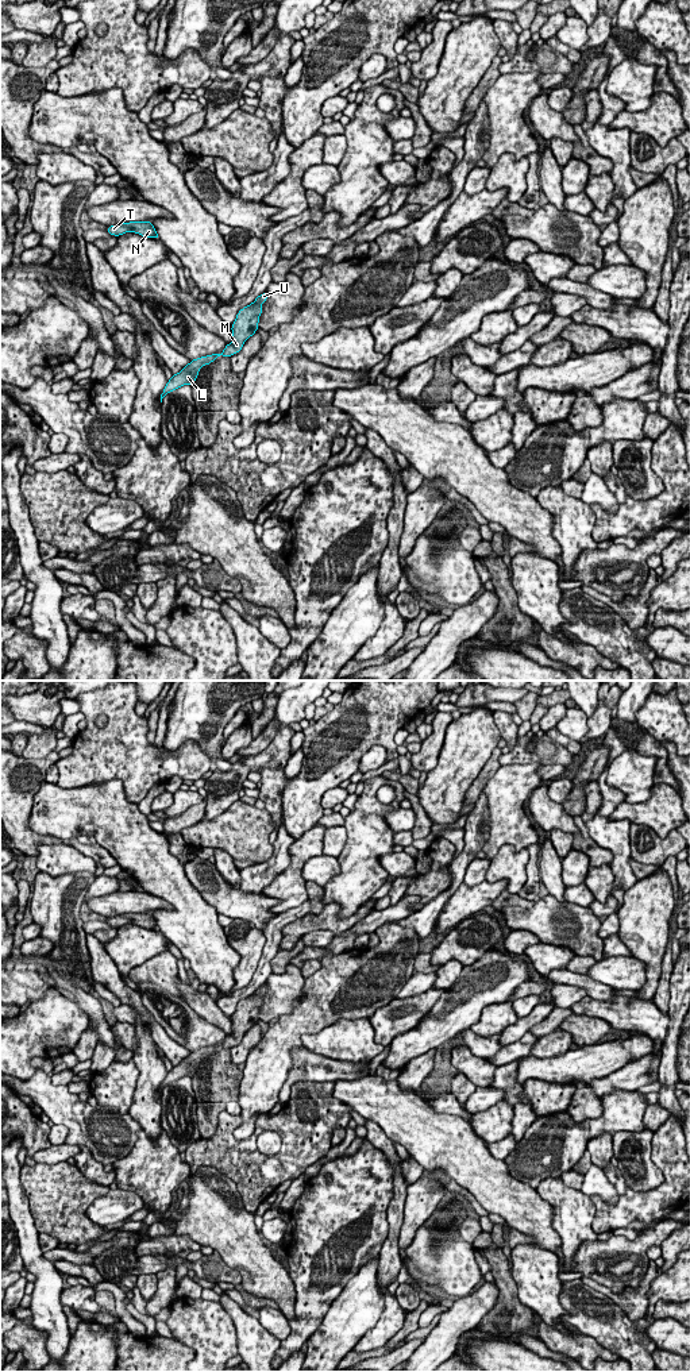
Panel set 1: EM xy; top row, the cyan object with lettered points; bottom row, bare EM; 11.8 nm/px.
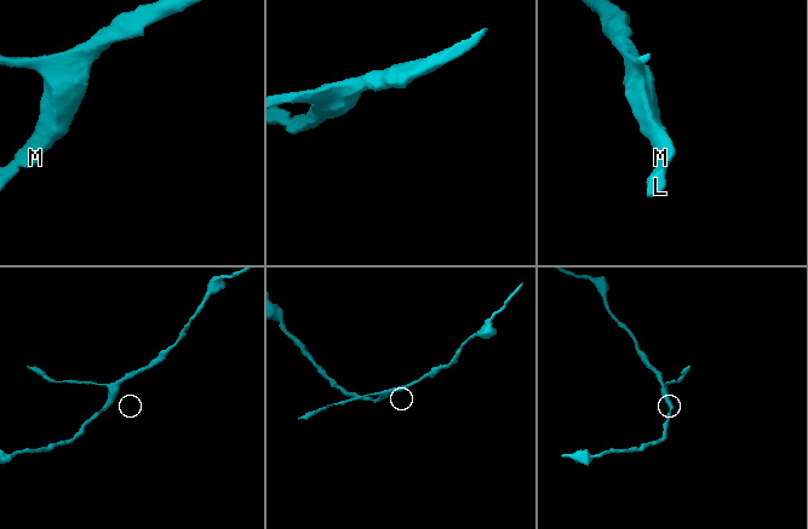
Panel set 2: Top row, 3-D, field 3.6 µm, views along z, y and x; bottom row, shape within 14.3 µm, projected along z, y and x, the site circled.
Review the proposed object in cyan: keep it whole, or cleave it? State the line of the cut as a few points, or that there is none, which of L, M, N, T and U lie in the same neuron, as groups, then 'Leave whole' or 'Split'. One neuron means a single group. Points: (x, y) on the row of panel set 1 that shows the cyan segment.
No split. Groups: L M N T U. Leave whole

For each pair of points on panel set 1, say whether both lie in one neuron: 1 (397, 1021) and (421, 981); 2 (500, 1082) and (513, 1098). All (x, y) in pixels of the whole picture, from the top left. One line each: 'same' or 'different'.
1: same
2: same

